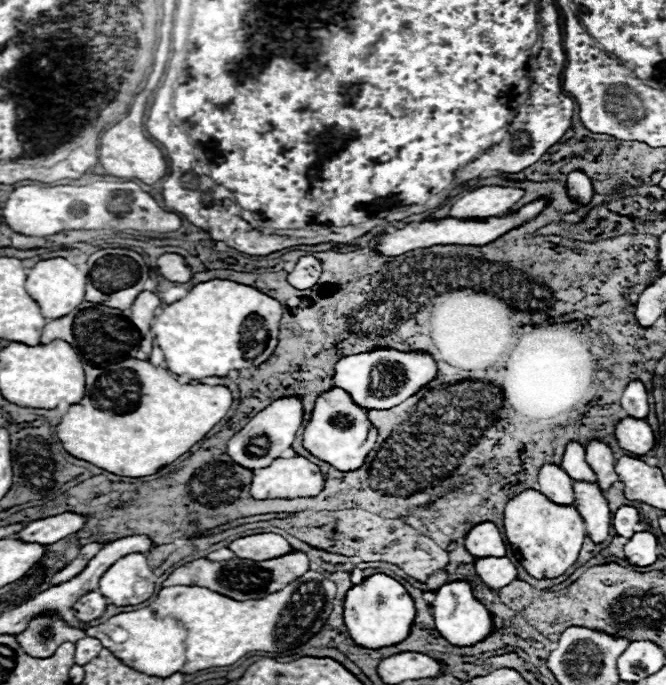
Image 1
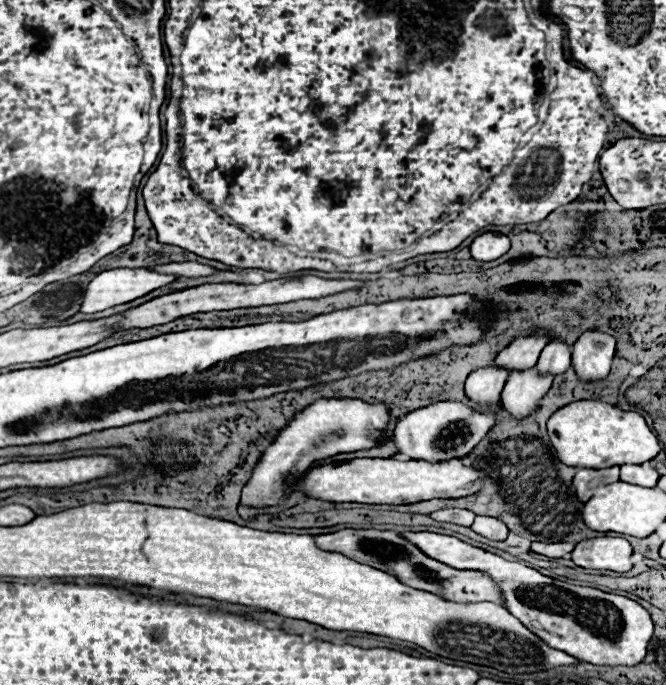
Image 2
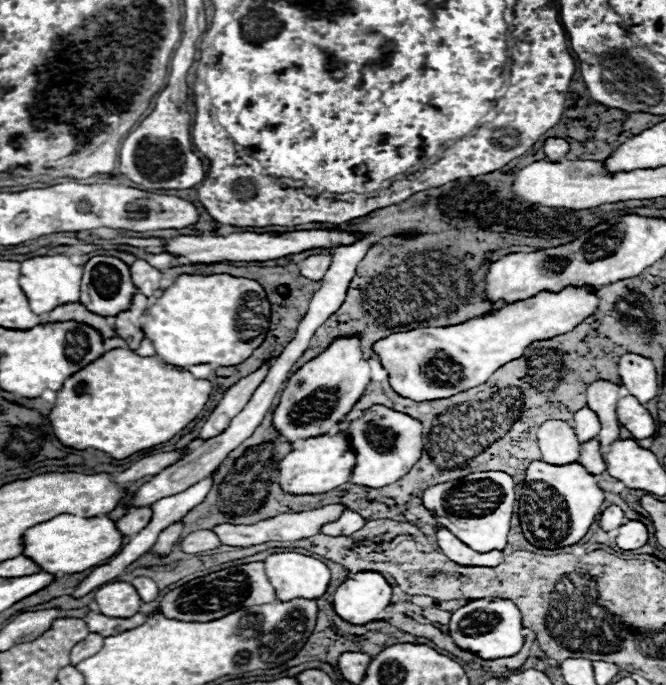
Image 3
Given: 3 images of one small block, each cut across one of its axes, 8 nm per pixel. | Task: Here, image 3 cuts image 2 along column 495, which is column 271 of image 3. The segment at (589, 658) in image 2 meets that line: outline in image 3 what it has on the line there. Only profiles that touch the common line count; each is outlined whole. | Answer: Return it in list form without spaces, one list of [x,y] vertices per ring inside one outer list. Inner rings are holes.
[[[298,552],[270,554],[264,564],[278,600],[292,600],[296,596],[320,598],[330,582],[330,570],[324,562]]]

